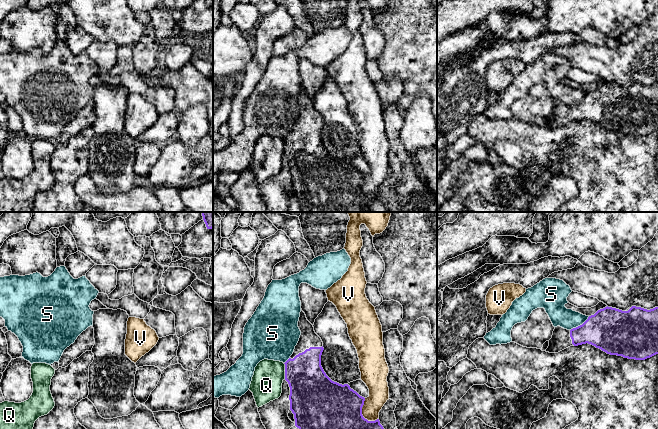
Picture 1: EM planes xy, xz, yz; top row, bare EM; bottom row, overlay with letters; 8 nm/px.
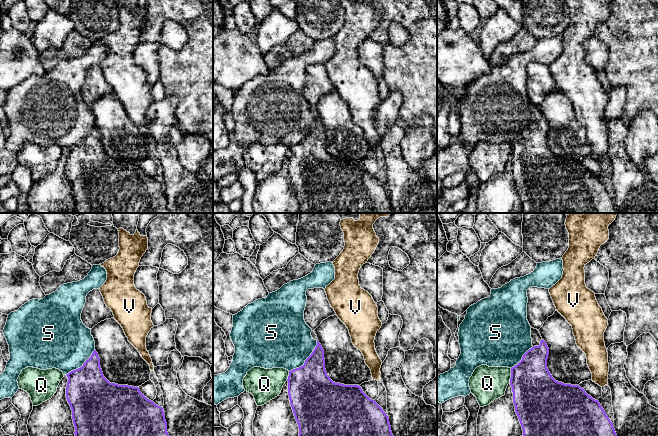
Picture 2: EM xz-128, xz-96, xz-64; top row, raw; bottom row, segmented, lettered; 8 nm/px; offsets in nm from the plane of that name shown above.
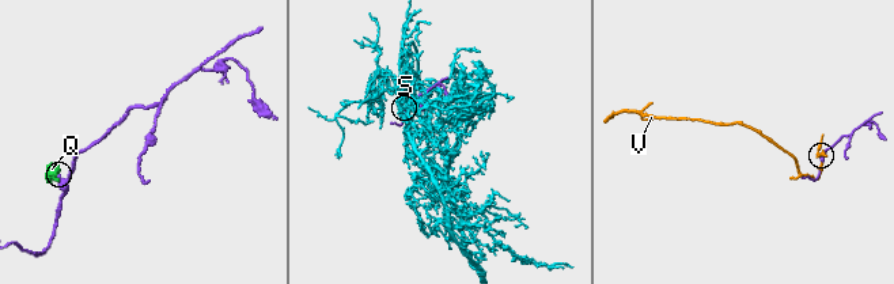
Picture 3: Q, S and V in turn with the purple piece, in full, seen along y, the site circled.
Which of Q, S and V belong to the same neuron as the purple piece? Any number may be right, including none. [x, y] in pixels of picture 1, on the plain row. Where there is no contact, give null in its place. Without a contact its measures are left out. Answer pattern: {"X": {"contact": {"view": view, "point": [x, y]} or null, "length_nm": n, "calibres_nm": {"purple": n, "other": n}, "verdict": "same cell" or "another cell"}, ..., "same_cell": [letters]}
{"Q": {"contact": {"view": "xz", "point": [285, 147]}, "length_nm": 130, "calibres_nm": {"purple": 340, "other": 260}, "verdict": "another cell"}, "S": {"contact": {"view": "yz", "point": [580, 101]}, "length_nm": 200, "calibres_nm": {"purple": 360, "other": 160}, "verdict": "another cell"}, "V": {"contact": {"view": "xz", "point": [362, 191]}, "length_nm": 200, "calibres_nm": {"purple": 500, "other": 160}, "verdict": "another cell"}, "same_cell": []}

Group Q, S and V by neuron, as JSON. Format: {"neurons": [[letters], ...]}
{"neurons": [["Q"], ["S"], ["V"]]}

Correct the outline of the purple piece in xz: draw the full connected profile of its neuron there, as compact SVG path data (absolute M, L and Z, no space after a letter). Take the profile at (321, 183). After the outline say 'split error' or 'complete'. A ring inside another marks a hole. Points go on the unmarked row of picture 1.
M302 85L298 103L301 107L299 117L284 140L285 156L290 163L290 186L294 190L295 202L300 206L301 212L390 212L379 195L368 197L363 193L364 173L348 160L334 158L326 151L321 142L323 118Z; split error

